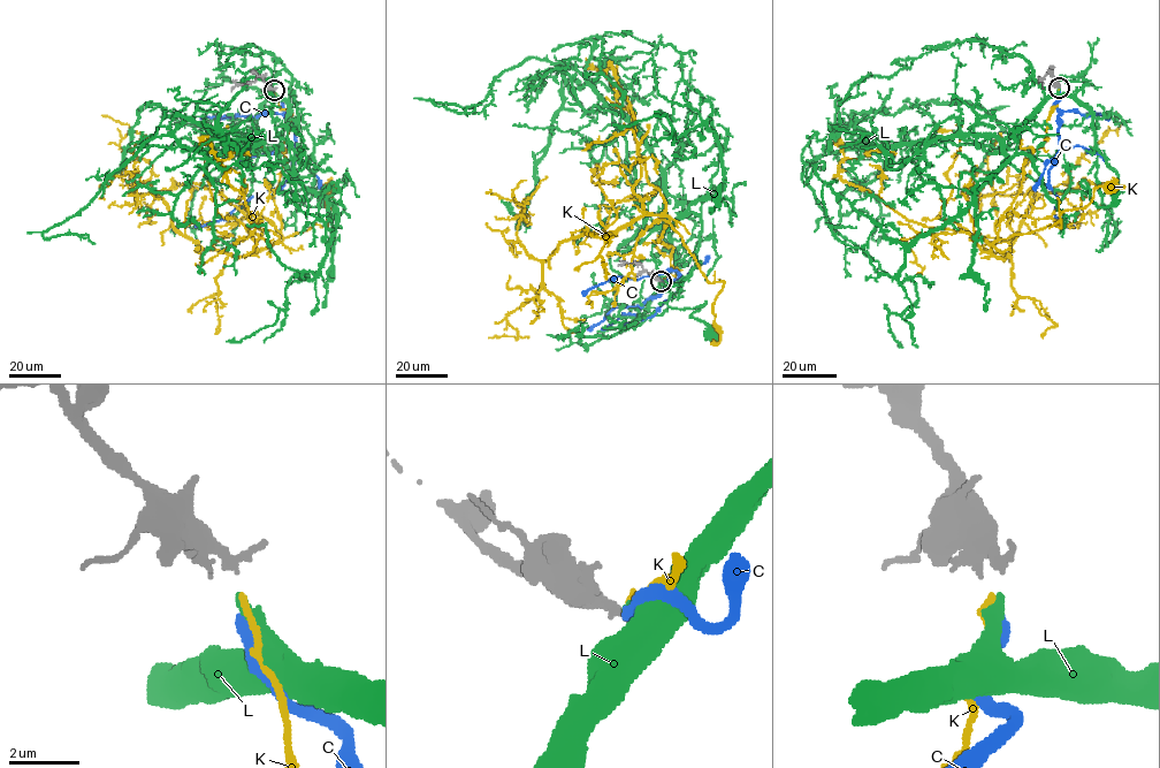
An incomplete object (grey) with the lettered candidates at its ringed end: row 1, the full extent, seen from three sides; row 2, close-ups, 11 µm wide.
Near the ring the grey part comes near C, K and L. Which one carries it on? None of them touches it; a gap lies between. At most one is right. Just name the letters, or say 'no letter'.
K

